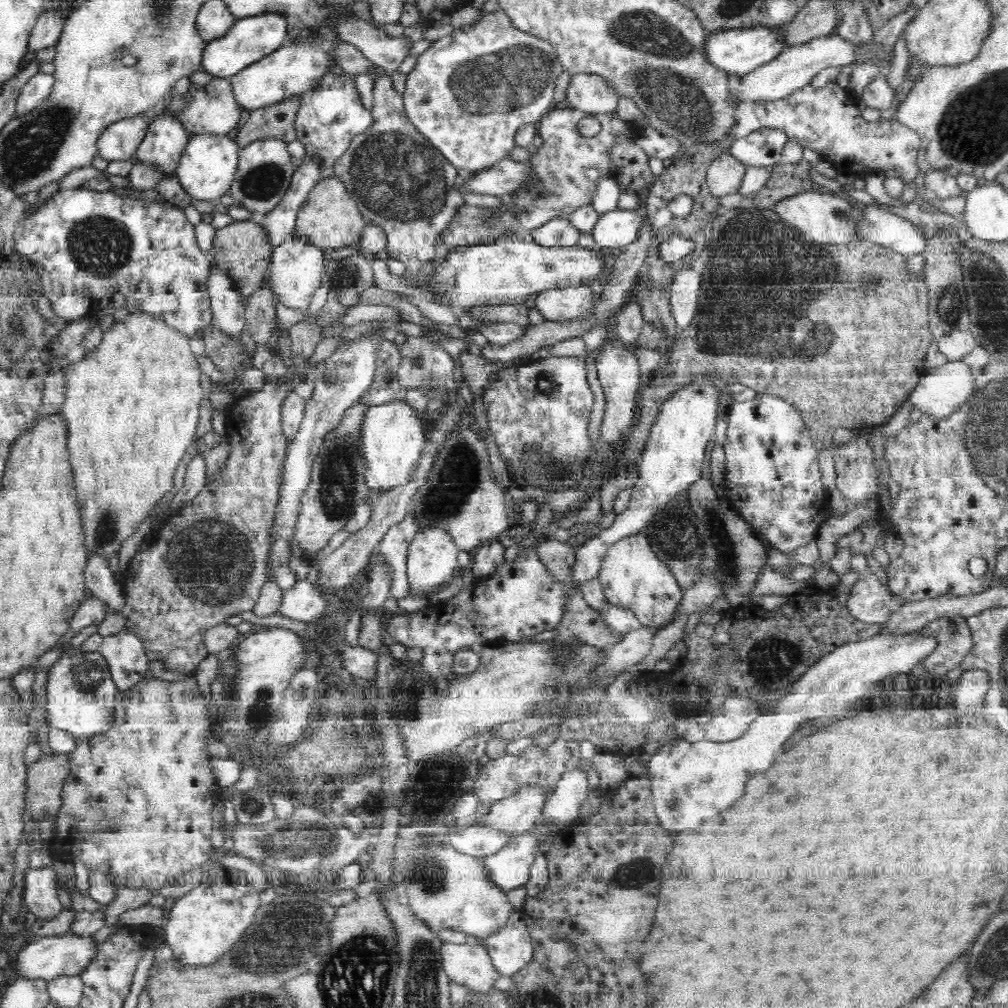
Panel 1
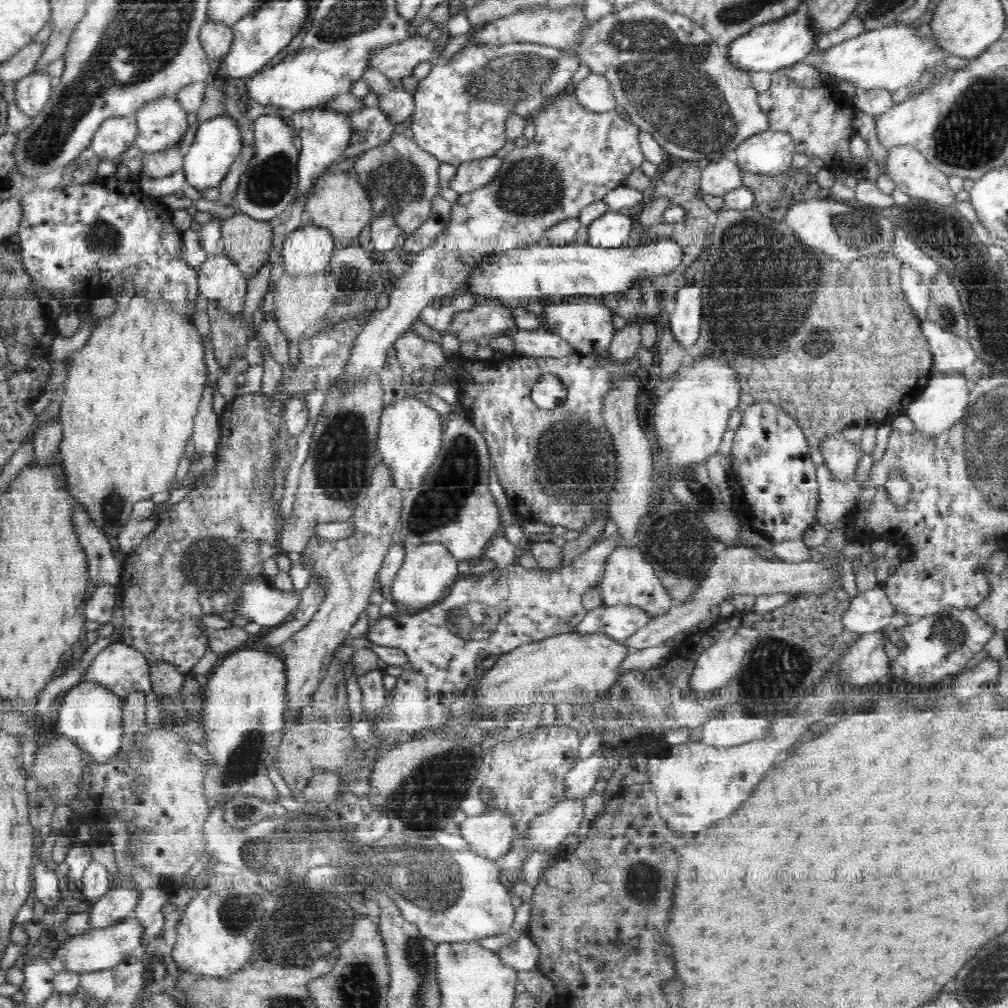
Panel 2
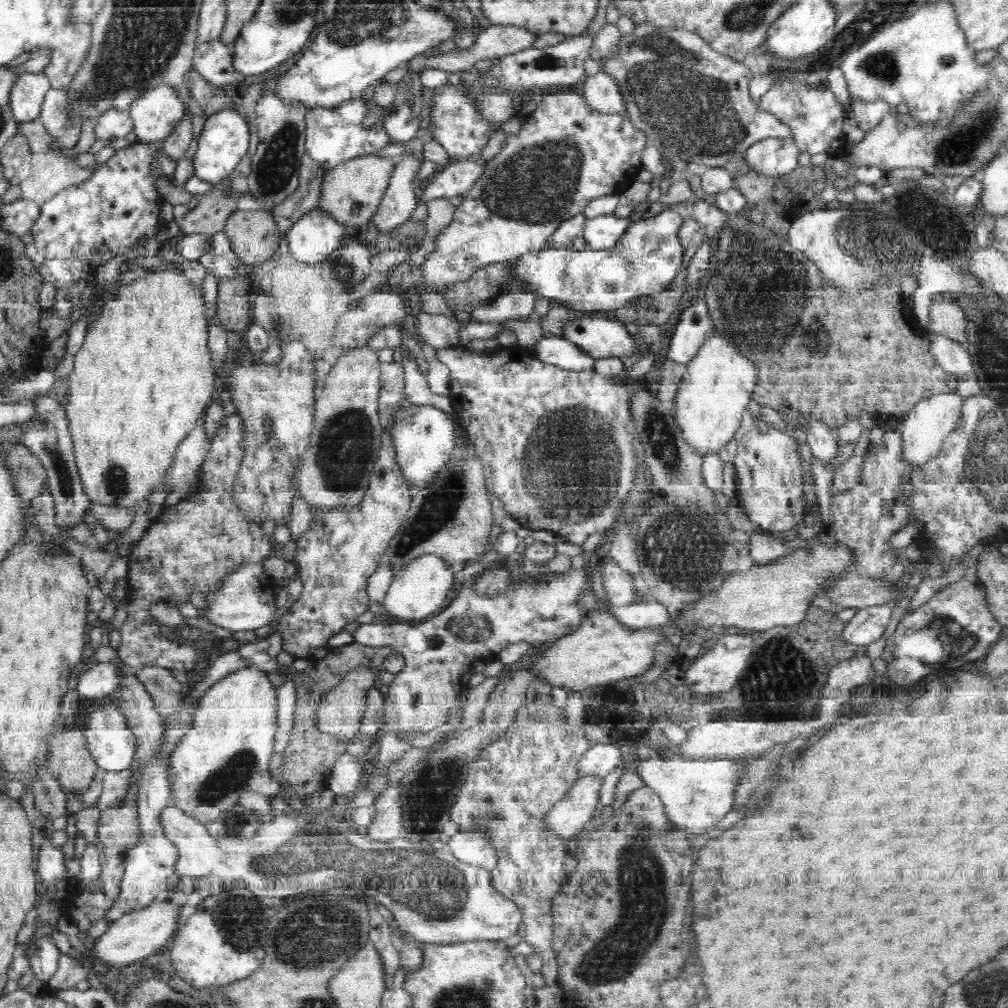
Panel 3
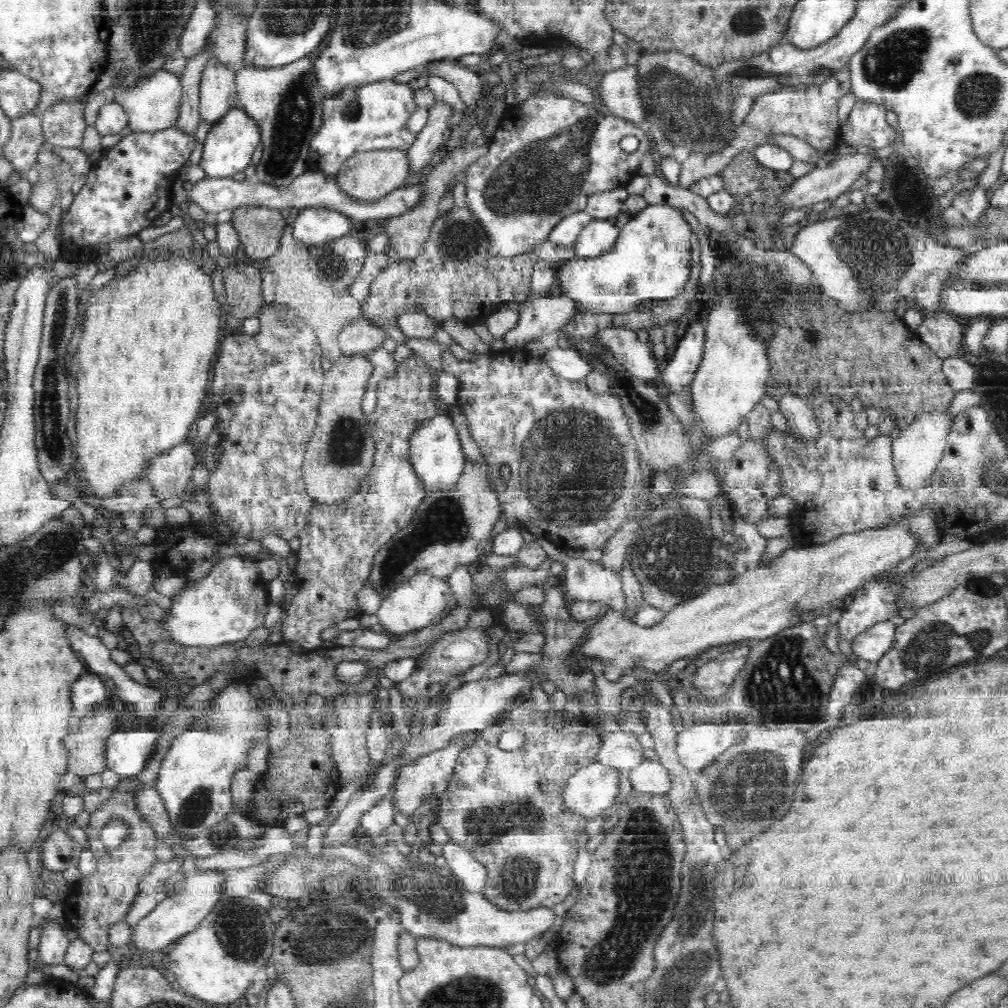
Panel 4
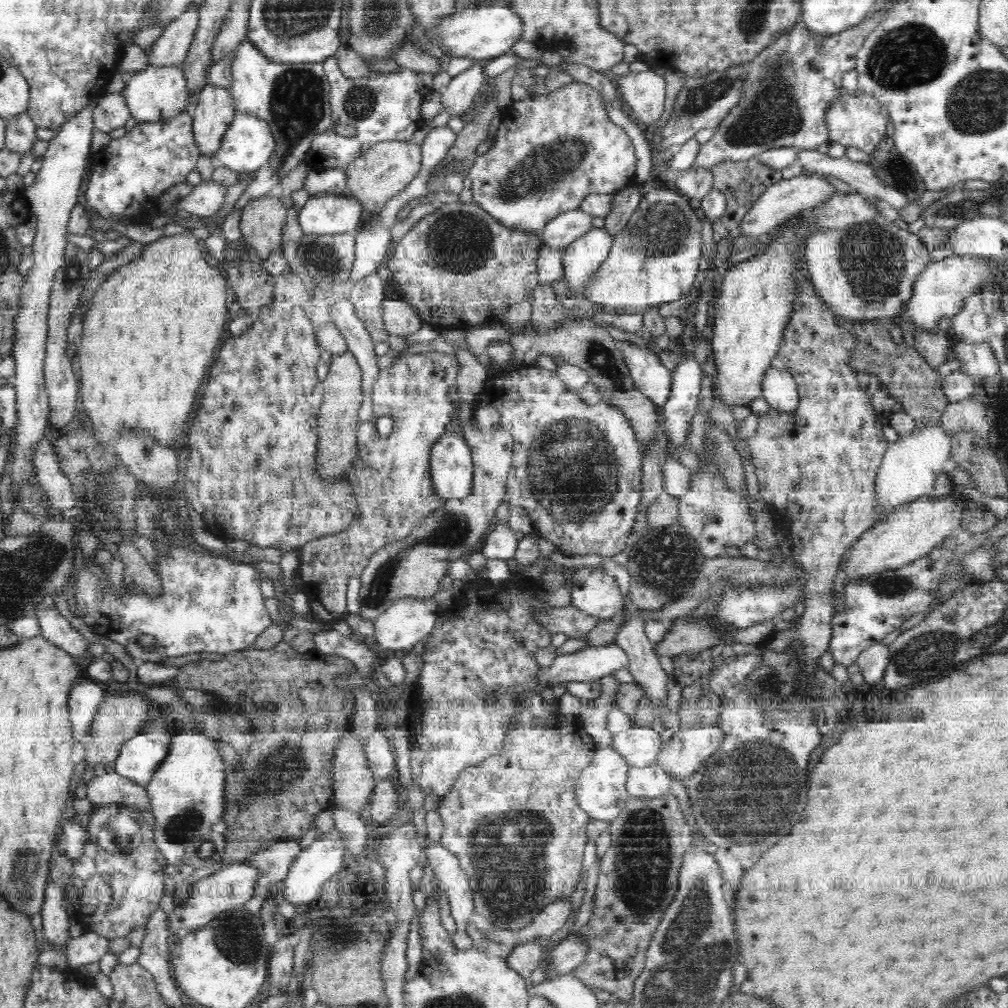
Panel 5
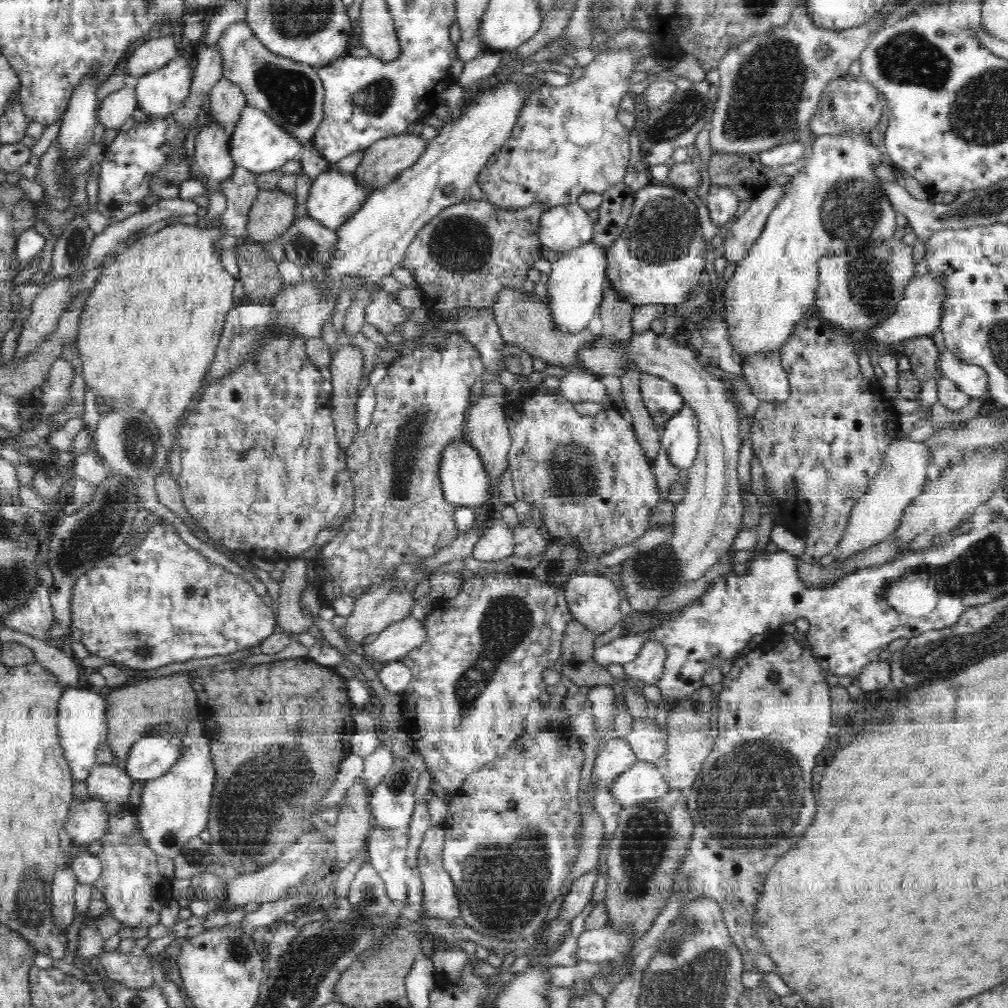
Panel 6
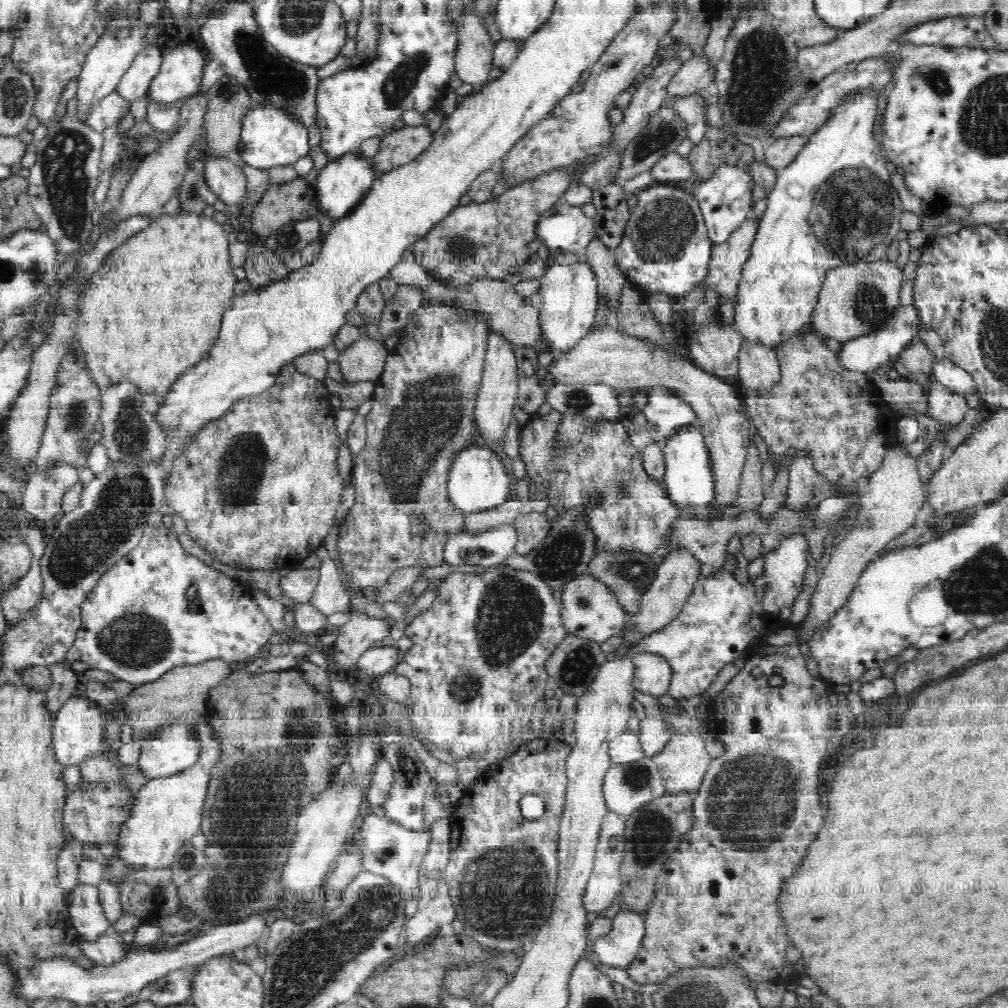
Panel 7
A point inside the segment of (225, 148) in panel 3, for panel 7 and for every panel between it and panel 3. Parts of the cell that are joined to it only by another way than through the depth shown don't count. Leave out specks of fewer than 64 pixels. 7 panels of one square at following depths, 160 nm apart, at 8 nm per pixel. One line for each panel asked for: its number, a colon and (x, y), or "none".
4: (229, 146)
5: (247, 145)
6: (257, 143)
7: (270, 137)

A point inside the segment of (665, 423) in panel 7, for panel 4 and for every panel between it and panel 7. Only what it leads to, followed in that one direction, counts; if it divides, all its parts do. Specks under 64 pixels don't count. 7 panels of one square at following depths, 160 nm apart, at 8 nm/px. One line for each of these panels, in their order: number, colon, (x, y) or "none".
4: (637, 358)
5: (651, 378)
6: (660, 397)

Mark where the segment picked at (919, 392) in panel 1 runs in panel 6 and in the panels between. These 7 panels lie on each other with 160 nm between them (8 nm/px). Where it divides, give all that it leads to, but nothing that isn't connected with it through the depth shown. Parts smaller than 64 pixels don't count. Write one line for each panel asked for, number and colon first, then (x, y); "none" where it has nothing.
2: (942, 402)
3: (926, 426)
4: (917, 452)
5: (911, 465)
6: (902, 476)

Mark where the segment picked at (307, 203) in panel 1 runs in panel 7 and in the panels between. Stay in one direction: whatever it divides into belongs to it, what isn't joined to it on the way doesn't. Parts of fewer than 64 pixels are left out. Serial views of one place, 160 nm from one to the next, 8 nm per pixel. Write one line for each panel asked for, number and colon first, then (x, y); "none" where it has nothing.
2: (337, 204)
3: (350, 193)
4: (368, 176)
5: (385, 169)
6: (384, 161)
7: (401, 147)

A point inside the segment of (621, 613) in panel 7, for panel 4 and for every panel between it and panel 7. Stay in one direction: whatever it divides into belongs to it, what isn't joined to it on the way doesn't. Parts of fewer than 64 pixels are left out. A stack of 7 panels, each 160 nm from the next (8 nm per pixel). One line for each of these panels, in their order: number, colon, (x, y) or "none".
4: (582, 579)
5: (596, 593)
6: (594, 601)

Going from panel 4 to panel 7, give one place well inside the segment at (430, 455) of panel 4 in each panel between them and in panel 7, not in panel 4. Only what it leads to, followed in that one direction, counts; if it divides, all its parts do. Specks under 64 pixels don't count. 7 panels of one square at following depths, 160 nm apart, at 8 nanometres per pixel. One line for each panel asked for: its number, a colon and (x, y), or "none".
5: (451, 465)
6: (464, 481)
7: (478, 480)

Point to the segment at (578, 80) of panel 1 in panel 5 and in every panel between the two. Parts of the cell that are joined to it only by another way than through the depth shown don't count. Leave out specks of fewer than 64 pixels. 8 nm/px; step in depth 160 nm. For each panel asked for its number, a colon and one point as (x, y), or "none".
2: (595, 93)
3: (600, 92)
4: (620, 91)
5: (644, 93)

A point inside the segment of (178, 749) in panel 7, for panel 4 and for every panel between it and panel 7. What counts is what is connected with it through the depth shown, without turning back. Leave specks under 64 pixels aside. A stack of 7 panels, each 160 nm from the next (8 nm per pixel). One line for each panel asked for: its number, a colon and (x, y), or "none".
4: (127, 751)
5: (139, 758)
6: (150, 757)

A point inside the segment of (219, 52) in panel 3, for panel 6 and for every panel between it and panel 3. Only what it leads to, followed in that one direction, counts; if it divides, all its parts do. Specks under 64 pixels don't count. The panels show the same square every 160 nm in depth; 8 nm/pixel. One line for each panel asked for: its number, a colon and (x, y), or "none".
4: (218, 92)
5: (213, 113)
6: (212, 156)

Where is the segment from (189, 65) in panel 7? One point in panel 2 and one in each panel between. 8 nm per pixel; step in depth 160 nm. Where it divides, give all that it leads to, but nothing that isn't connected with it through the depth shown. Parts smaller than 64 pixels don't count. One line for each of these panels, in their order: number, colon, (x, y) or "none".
2: (162, 123)
3: (156, 115)
4: (152, 105)
5: (153, 95)
6: (159, 93)

